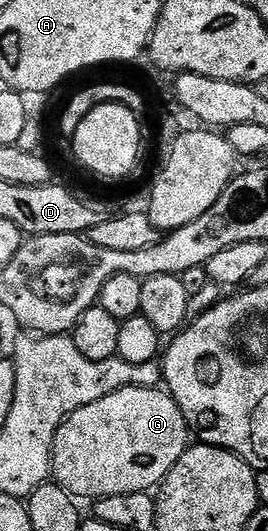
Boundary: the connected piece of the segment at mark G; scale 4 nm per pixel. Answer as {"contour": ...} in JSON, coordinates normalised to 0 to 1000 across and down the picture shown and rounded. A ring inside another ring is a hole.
{"contour":[[[493,725],[414,744],[384,744],[384,751],[325,759],[325,766],[295,766],[295,774],[280,774],[243,791],[205,819],[190,898],[287,940],[549,928],[597,915],[709,836],[713,810],[653,751],[601,729],[552,733]]]}

